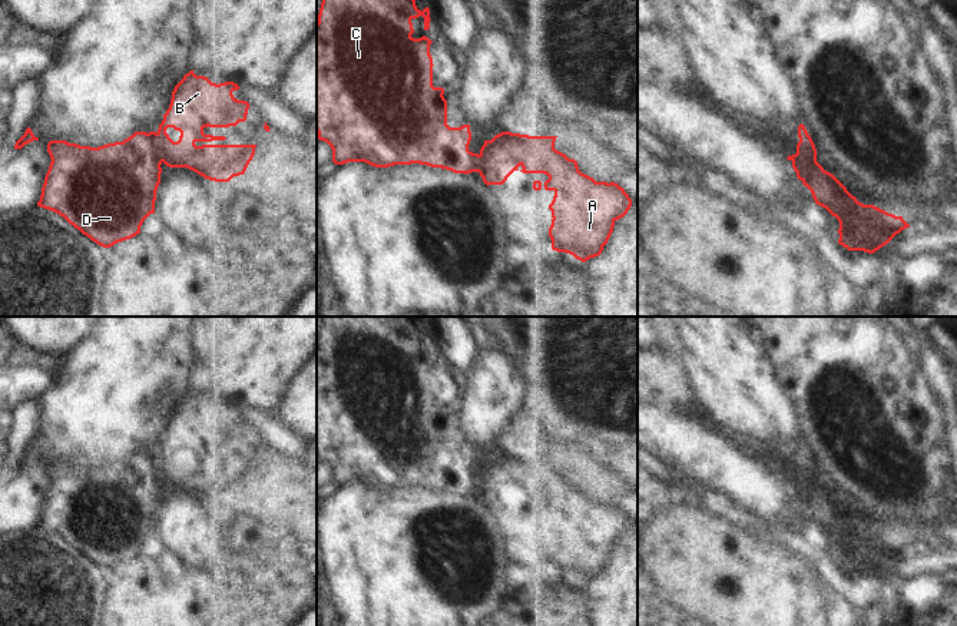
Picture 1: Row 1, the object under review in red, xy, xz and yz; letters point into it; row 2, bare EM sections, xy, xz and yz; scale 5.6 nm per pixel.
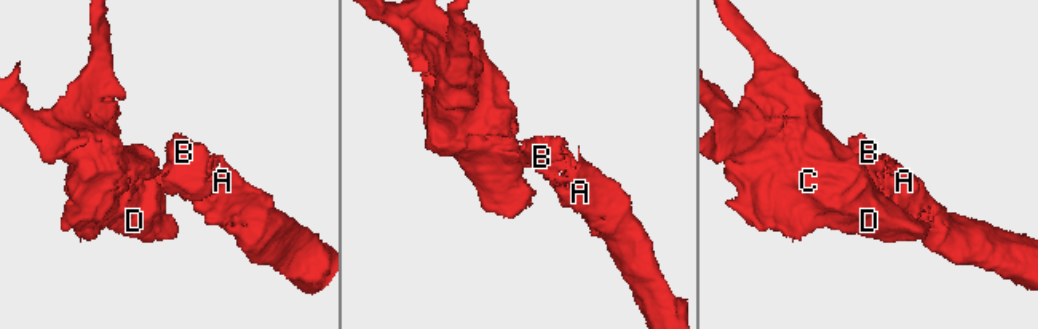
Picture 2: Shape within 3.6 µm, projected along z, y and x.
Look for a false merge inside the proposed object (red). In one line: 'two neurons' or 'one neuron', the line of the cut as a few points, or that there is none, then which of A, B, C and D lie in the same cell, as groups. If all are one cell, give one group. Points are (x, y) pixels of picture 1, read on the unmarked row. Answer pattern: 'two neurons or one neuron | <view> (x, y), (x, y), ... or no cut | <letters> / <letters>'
two neurons | yz (801, 457), (808, 461), (807, 467), (815, 479) | A B / C D

